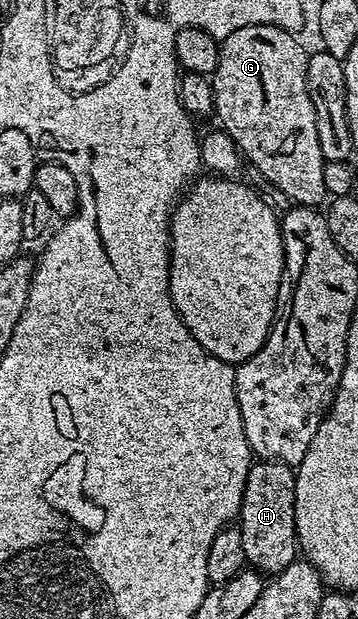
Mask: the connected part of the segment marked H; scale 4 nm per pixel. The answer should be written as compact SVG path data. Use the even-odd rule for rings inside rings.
M257 459L246 478L238 527L242 534L244 559L261 574L280 573L298 560L296 543L296 474L293 465Z

